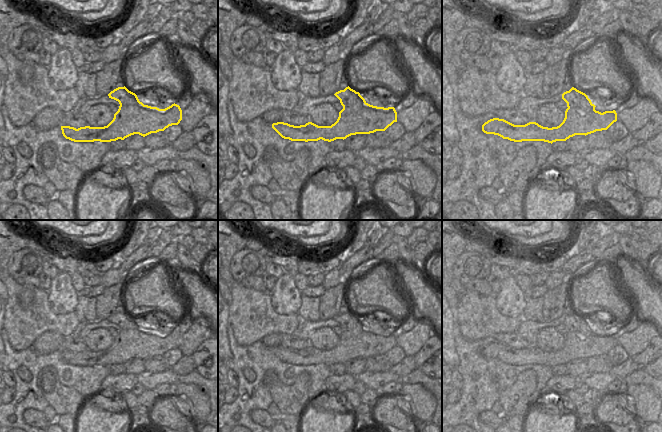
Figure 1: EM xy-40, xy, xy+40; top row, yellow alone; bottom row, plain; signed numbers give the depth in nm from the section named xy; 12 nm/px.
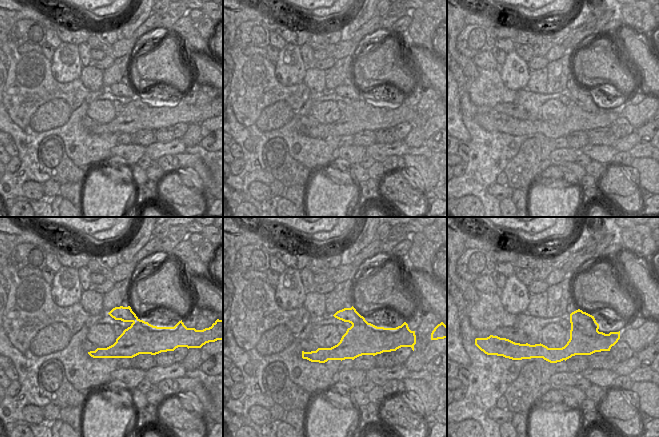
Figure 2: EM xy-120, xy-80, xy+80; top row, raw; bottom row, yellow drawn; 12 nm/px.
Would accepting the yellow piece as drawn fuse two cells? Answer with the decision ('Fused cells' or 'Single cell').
Fused cells.

